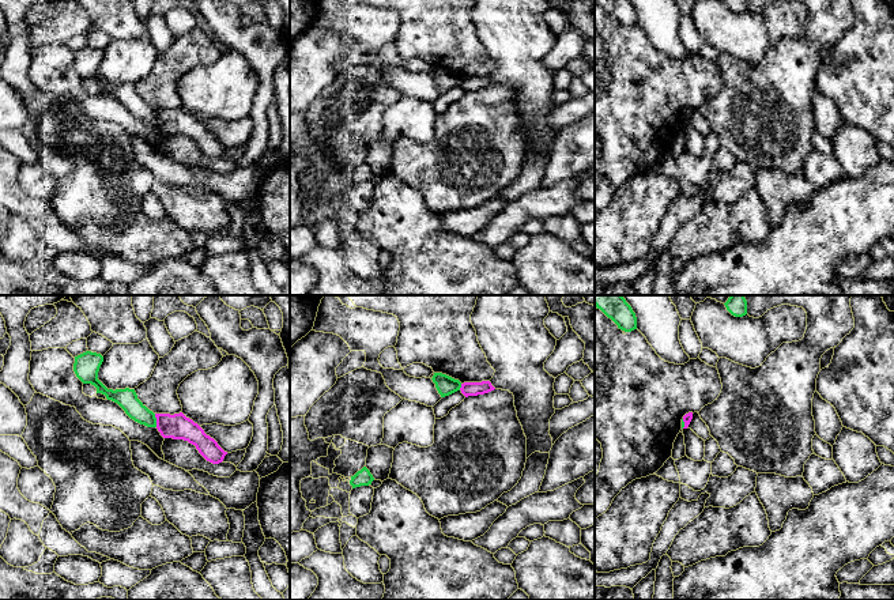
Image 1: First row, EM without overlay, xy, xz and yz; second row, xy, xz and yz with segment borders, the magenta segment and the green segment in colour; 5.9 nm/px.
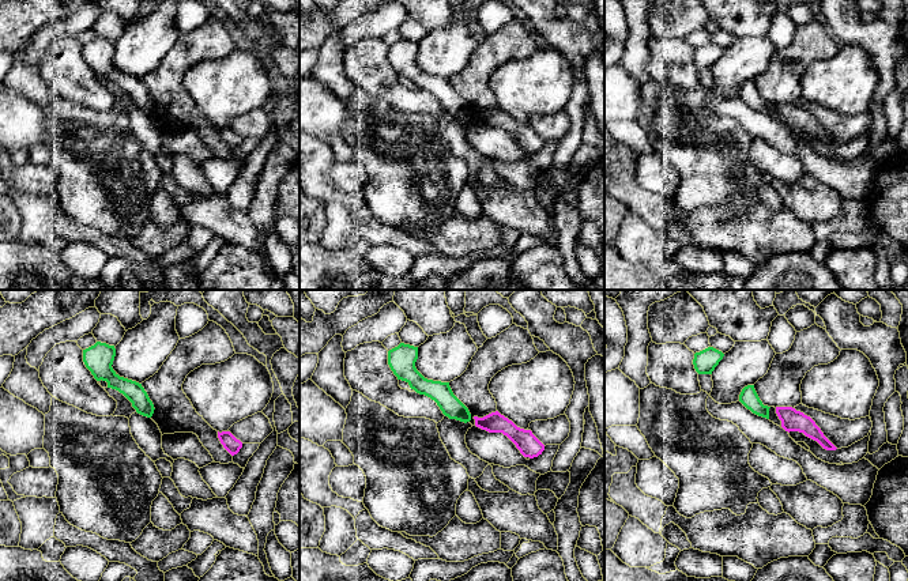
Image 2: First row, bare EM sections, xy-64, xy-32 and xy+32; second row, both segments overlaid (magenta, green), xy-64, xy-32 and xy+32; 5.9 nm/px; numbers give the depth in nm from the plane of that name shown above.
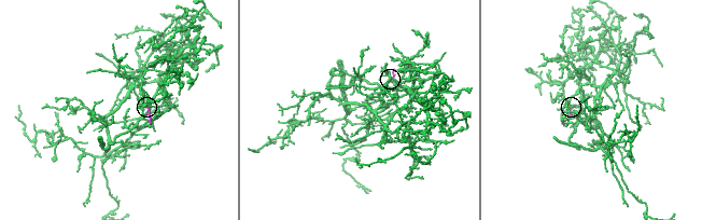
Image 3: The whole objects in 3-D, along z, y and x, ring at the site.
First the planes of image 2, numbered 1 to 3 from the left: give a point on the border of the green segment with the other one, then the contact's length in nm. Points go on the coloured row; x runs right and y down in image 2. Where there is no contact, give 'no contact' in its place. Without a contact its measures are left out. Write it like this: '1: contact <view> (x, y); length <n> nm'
1: no contact
2: no contact
3: no contact

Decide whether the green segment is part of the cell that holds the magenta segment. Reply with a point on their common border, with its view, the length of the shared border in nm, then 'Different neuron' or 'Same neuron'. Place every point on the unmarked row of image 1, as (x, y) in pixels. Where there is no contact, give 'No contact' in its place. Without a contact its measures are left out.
Touches magenta at xy (157, 116). Shared border 80 nm. Different neuron

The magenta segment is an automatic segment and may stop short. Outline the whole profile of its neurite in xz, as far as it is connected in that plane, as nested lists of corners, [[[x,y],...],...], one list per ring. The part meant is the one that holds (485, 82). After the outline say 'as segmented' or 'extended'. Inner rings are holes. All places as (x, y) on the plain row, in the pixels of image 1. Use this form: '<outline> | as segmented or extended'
[[[482,76],[482,78],[464,78],[461,79],[461,88],[468,93],[468,91],[478,91],[478,90],[484,90],[495,83],[491,80],[490,76]]] | as segmented

